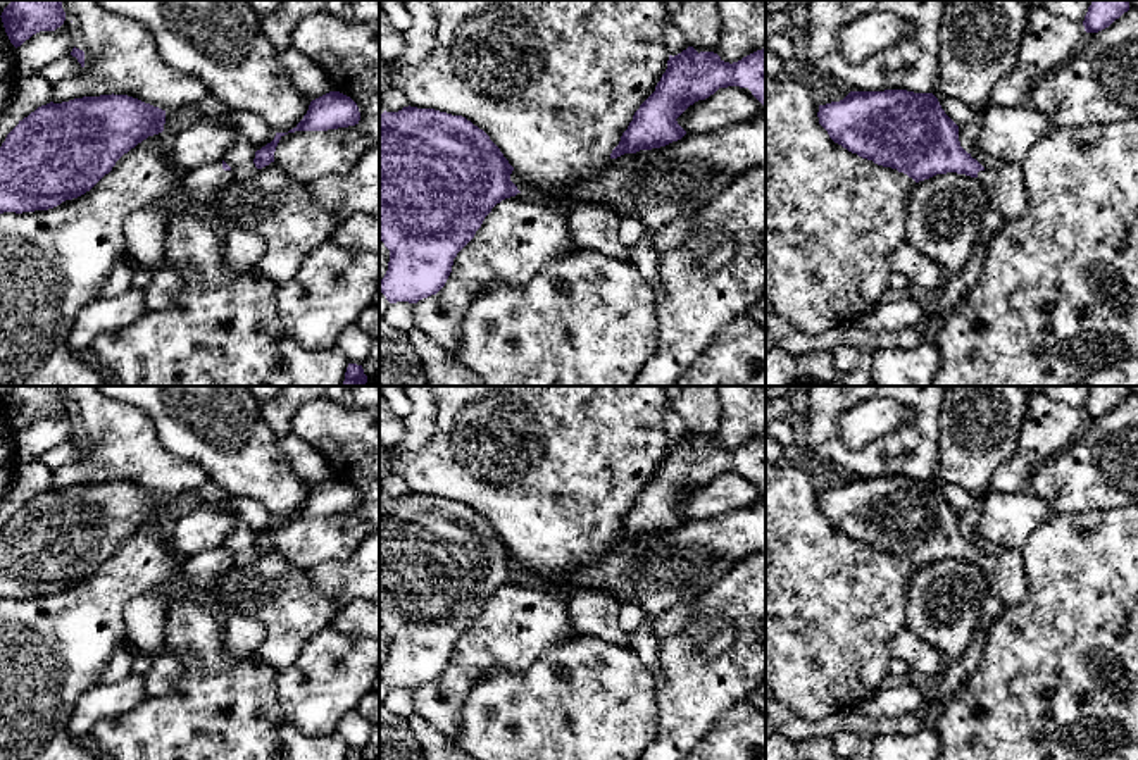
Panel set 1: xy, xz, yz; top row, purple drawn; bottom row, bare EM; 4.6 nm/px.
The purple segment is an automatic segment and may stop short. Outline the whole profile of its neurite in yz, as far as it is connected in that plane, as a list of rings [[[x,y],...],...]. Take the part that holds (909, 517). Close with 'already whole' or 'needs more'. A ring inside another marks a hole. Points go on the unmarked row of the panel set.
[[[907,476],[850,477],[843,486],[819,491],[819,510],[829,524],[878,551],[897,555],[916,569],[936,560],[957,558],[976,564],[988,579],[988,591],[1007,607],[1028,596],[1028,581],[1019,550],[1005,550],[1002,557],[986,557],[959,527],[959,512],[945,500],[933,479]]] | needs more

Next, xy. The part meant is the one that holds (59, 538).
[[[128,481],[83,483],[38,493],[0,533],[0,600],[48,596],[90,577],[116,548],[164,517],[166,496]]] | already whole

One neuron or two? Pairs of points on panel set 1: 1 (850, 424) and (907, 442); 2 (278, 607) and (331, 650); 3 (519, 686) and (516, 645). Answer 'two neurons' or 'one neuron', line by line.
1: two neurons
2: two neurons
3: two neurons

